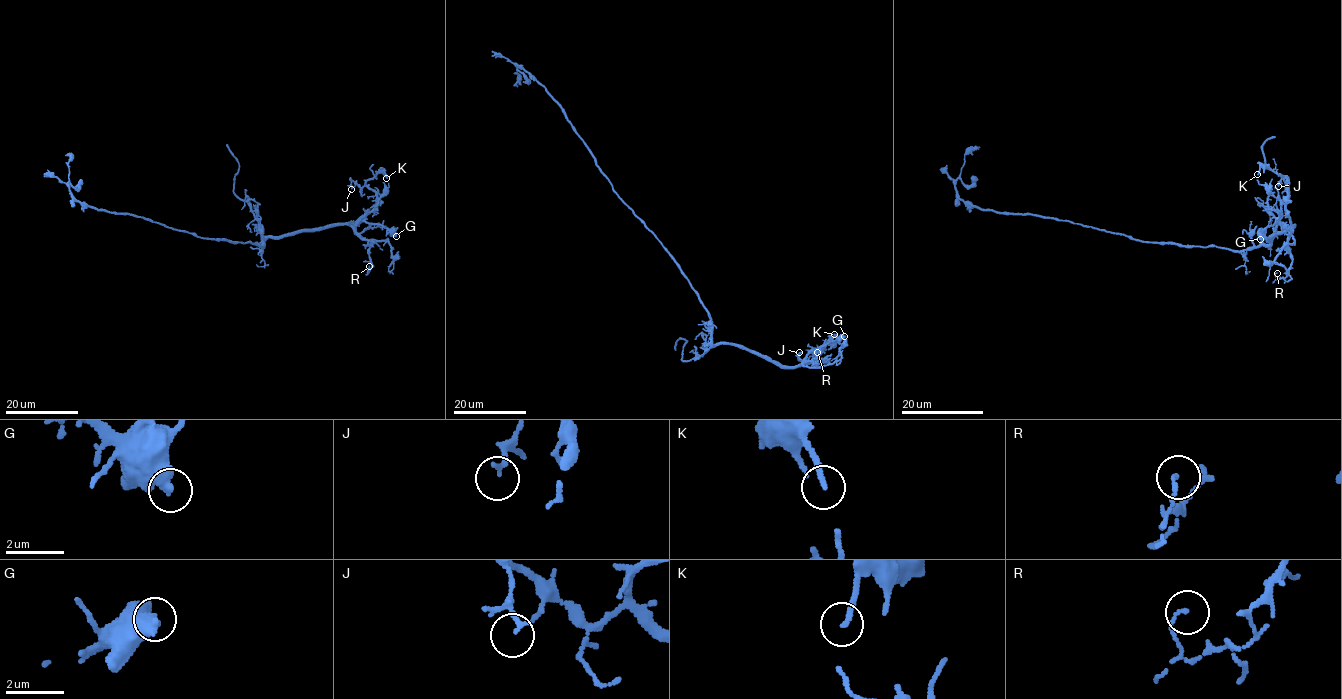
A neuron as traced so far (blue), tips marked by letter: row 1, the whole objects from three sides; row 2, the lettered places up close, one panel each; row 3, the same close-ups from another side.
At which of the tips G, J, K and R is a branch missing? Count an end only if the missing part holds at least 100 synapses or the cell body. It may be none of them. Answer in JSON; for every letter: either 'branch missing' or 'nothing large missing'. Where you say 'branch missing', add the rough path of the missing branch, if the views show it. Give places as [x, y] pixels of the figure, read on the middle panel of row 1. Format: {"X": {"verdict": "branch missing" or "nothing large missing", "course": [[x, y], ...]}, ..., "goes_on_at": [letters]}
{"G": {"verdict": "nothing large missing"}, "J": {"verdict": "nothing large missing"}, "K": {"verdict": "nothing large missing"}, "R": {"verdict": "nothing large missing"}, "goes_on_at": []}

